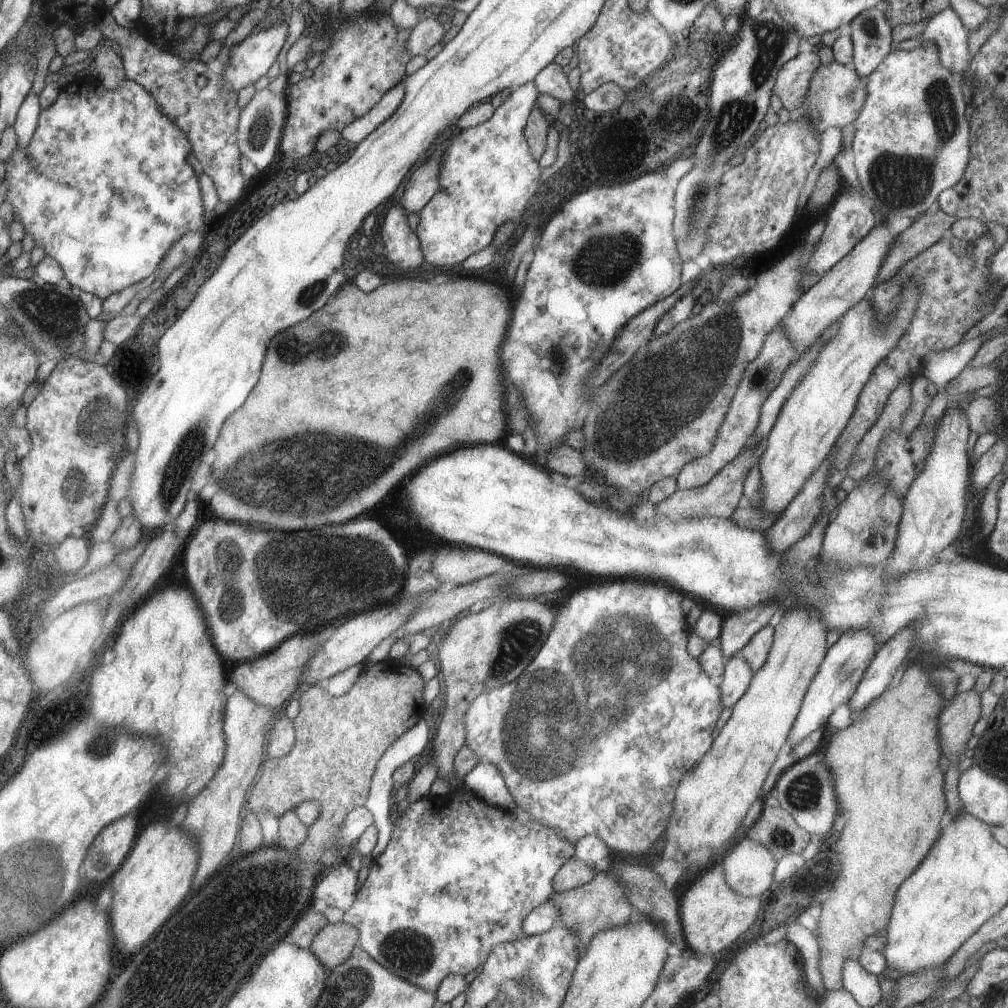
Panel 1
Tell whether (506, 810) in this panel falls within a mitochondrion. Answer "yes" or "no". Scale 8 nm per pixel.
no

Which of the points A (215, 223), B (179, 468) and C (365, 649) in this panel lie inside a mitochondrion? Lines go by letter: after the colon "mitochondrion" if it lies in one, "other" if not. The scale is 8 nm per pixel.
A: other
B: mitochondrion
C: other

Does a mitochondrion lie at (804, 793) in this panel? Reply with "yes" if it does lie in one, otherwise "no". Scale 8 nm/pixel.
yes

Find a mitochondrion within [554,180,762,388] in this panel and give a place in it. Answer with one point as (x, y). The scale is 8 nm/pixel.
(603, 262)

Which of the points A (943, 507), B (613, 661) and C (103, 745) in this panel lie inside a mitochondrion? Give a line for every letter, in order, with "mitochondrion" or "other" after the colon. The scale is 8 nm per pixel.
A: mitochondrion
B: mitochondrion
C: mitochondrion

